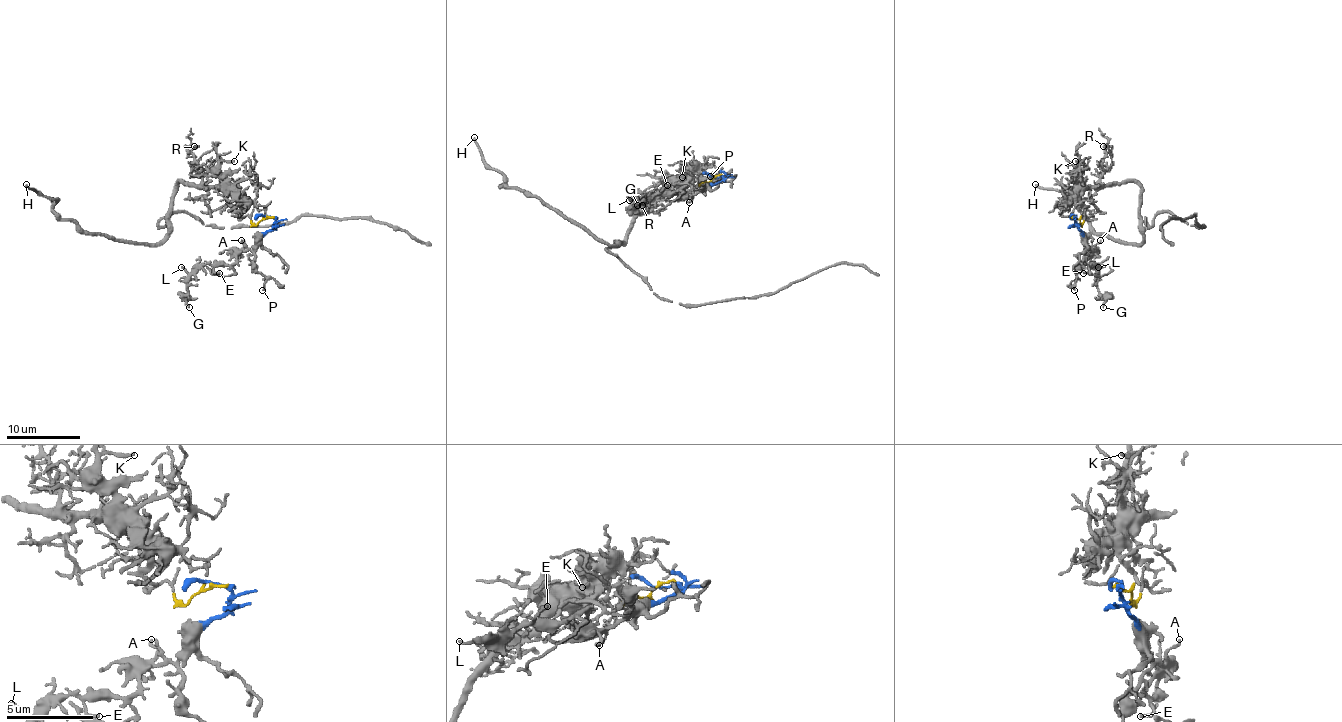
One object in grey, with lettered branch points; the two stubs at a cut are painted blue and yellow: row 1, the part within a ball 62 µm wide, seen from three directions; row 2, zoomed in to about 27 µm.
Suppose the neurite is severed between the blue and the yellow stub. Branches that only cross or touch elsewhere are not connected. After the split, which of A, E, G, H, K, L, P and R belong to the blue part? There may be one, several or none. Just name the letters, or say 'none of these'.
A, E, G, L, P

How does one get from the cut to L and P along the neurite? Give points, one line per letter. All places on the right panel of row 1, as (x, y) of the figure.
L: (1074, 217), (1081, 239), (1092, 252), (1087, 263), (1098, 272), (1098, 267)
P: (1074, 217), (1083, 237), (1085, 252), (1072, 282), (1074, 289)

